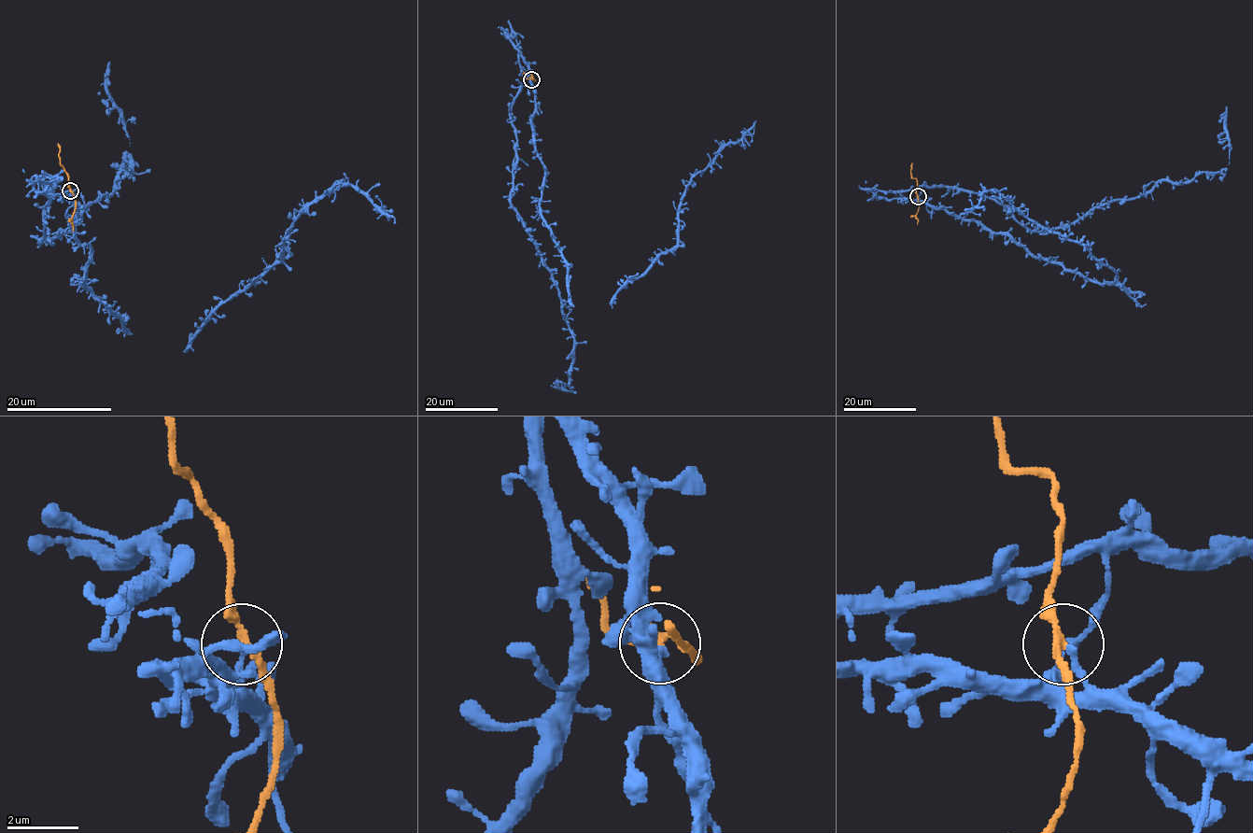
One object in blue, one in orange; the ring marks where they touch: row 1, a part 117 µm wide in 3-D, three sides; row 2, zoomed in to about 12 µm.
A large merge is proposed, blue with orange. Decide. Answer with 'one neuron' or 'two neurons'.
two neurons

